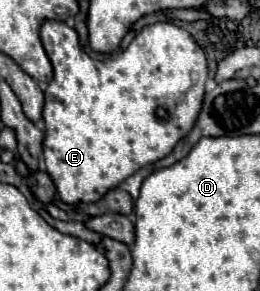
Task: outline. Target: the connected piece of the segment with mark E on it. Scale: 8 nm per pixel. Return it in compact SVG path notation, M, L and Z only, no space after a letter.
M46 21L40 37L54 67L54 79L44 93L46 103L42 111L46 121L44 161L64 203L100 201L140 167L166 157L176 143L192 131L204 99L208 63L192 35L172 21L146 25L122 53L106 61L86 55L80 47L78 33L62 21Z

